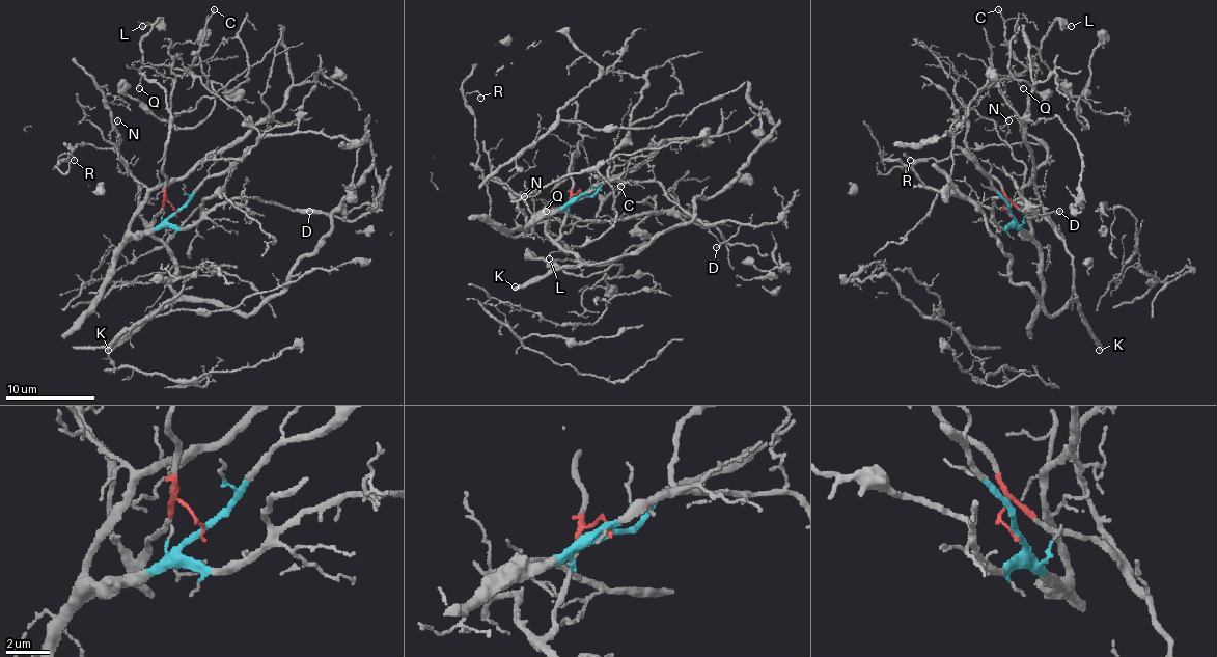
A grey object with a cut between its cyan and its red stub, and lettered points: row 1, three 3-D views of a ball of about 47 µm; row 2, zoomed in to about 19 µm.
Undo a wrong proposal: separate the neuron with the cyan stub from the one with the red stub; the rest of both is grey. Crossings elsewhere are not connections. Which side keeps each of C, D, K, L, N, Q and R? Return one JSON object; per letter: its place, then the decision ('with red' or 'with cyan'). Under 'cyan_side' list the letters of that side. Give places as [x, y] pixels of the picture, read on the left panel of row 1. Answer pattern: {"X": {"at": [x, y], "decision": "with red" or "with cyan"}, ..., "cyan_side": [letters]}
{"C": {"at": [214, 9], "decision": "with red"}, "D": {"at": [309, 211], "decision": "with cyan"}, "K": {"at": [108, 350], "decision": "with red"}, "L": {"at": [142, 26], "decision": "with red"}, "N": {"at": [117, 120], "decision": "with cyan"}, "Q": {"at": [139, 88], "decision": "with red"}, "R": {"at": [74, 160], "decision": "with red"}, "cyan_side": ["D", "N"]}

